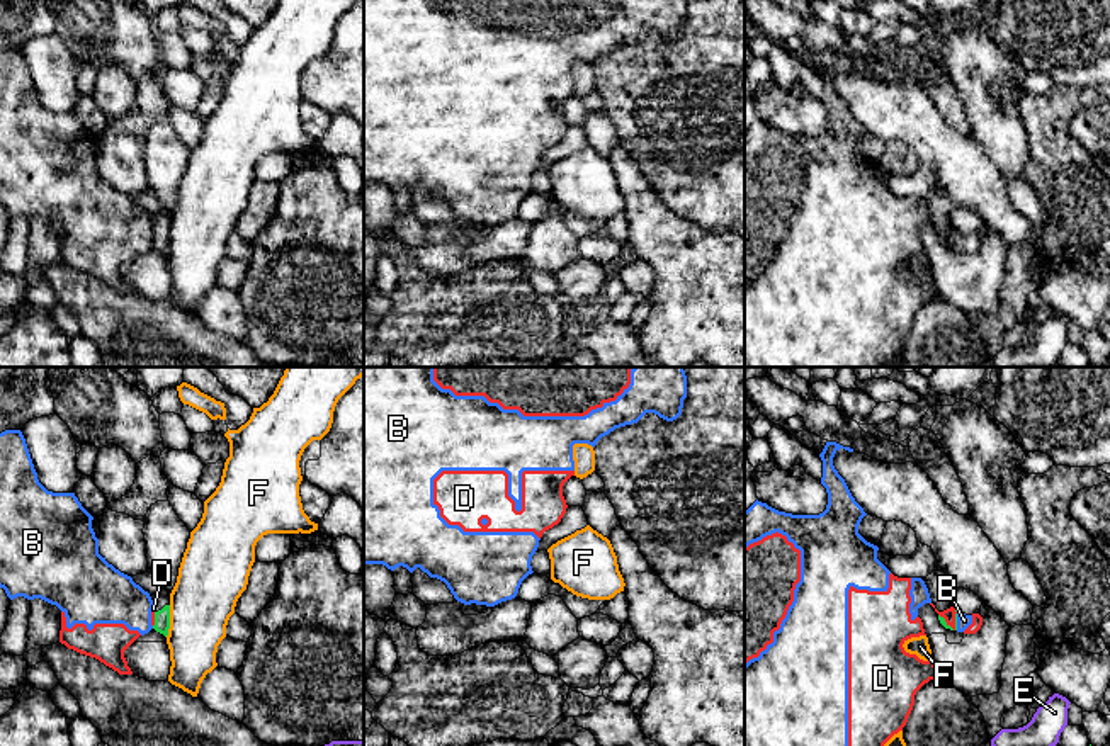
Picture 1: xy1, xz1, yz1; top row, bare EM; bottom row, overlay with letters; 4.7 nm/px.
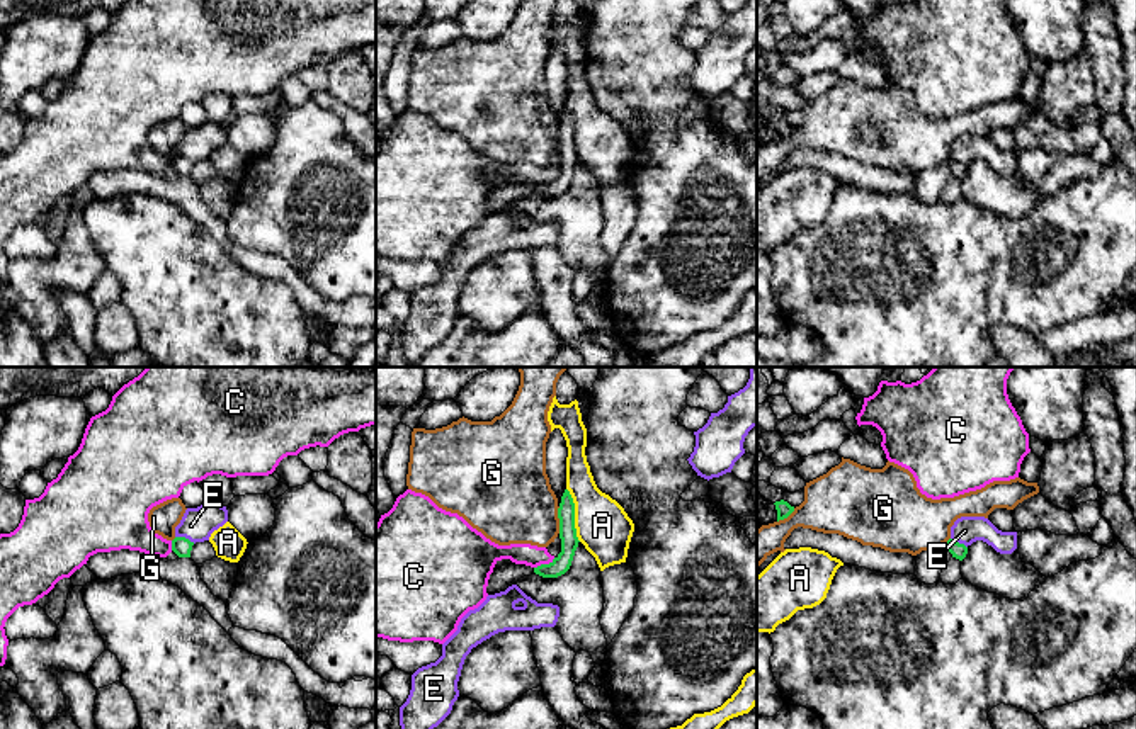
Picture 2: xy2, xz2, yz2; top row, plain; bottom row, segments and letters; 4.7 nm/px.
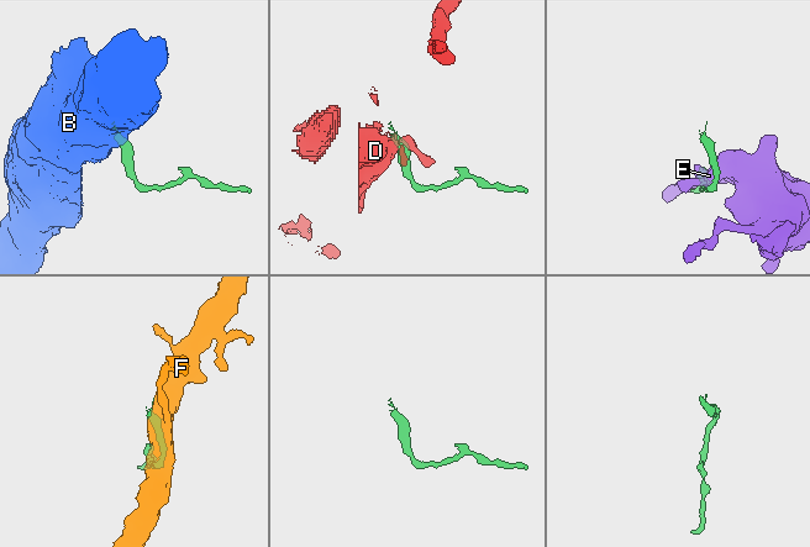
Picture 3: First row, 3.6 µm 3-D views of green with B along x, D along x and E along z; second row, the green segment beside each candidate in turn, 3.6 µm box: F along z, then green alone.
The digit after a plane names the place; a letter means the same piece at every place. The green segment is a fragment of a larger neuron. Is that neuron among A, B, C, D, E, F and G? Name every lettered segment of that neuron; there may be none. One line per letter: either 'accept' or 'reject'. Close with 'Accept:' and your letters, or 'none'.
A: reject
B: reject
C: reject
D: reject
E: reject
F: reject
G: reject
Accept: none

